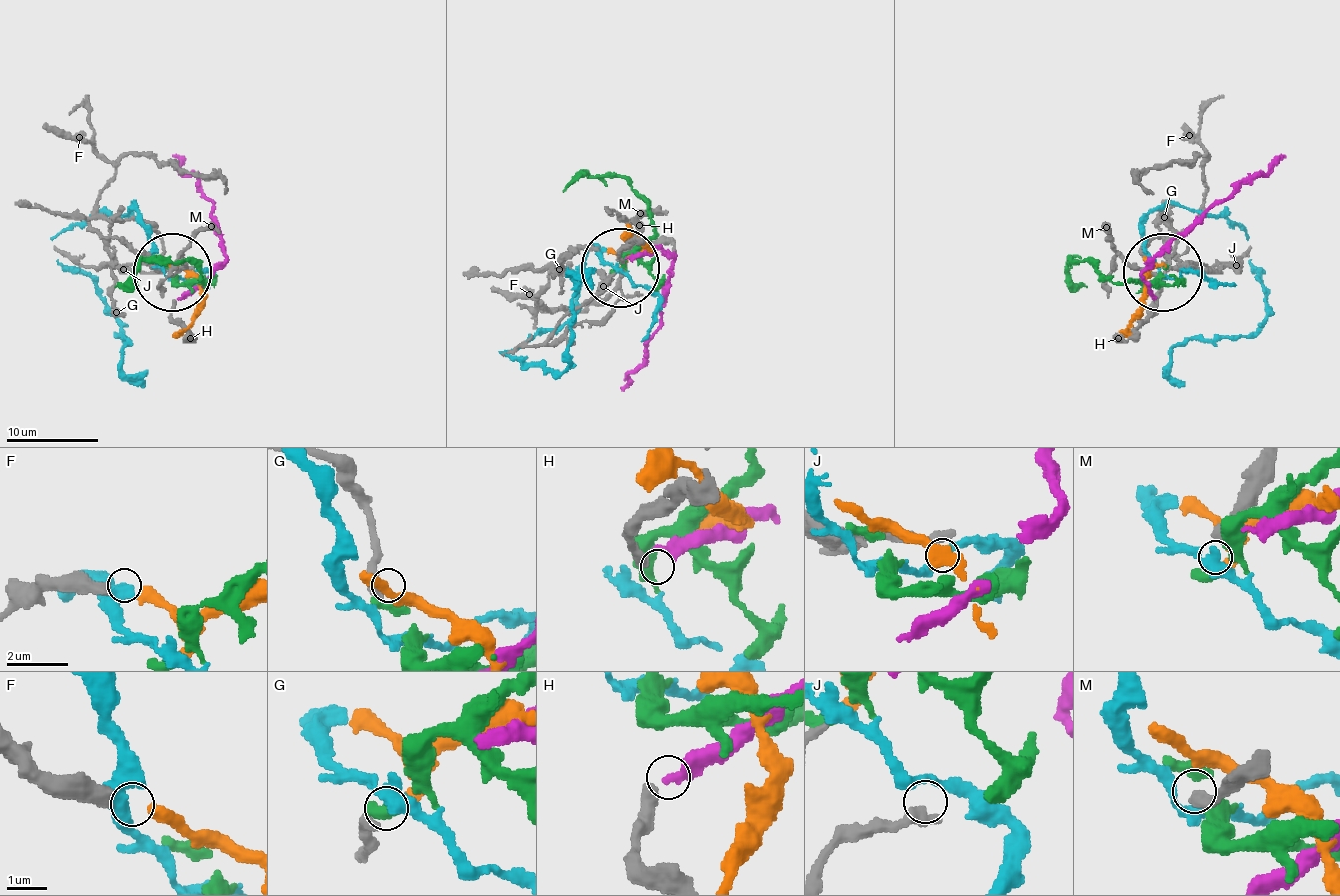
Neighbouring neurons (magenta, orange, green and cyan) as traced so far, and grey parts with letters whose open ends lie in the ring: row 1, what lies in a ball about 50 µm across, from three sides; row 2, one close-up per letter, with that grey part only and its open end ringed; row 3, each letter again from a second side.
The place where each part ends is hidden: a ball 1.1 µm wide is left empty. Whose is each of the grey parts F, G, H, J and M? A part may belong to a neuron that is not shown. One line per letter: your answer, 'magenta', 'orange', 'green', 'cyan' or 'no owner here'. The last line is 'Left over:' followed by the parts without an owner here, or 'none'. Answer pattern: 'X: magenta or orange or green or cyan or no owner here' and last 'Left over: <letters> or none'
F: orange
G: green
H: magenta
J: no owner here
M: no owner here
Left over: J, M

